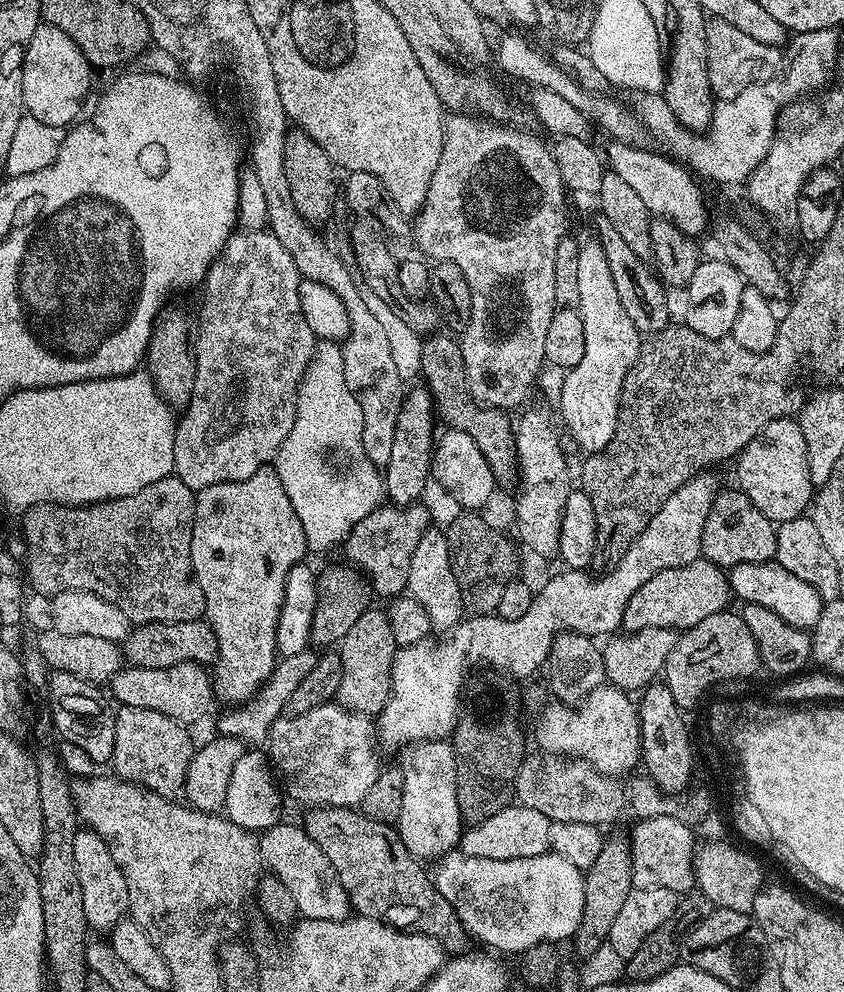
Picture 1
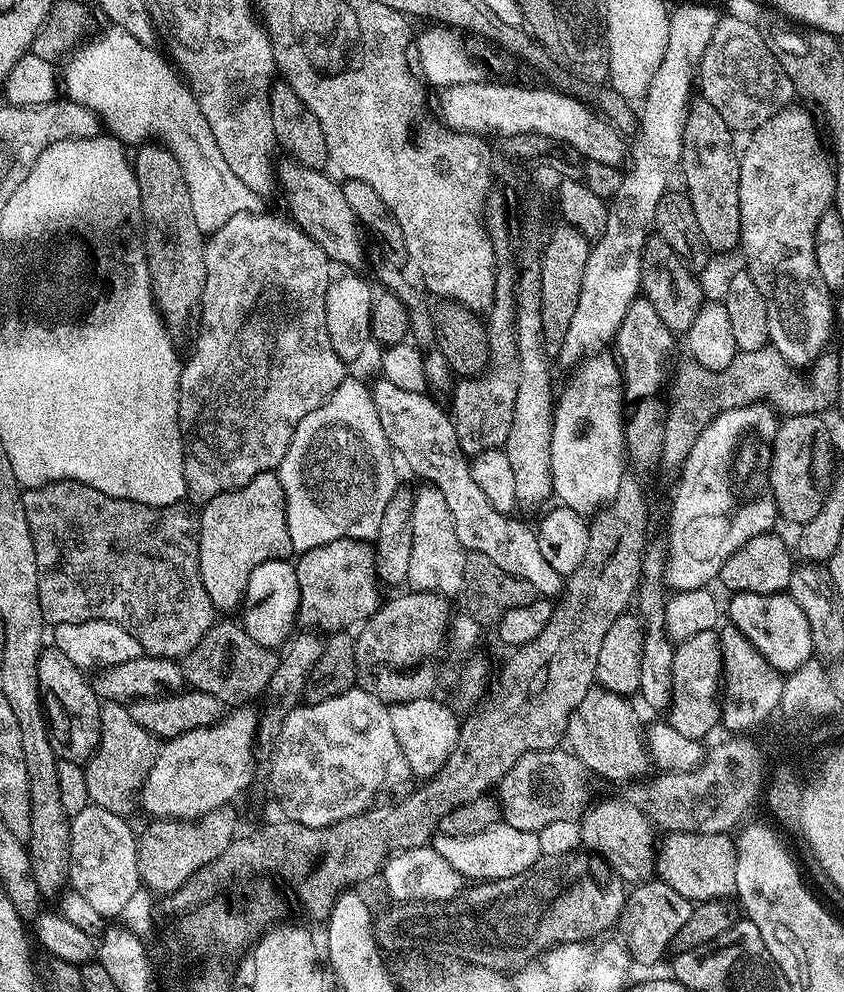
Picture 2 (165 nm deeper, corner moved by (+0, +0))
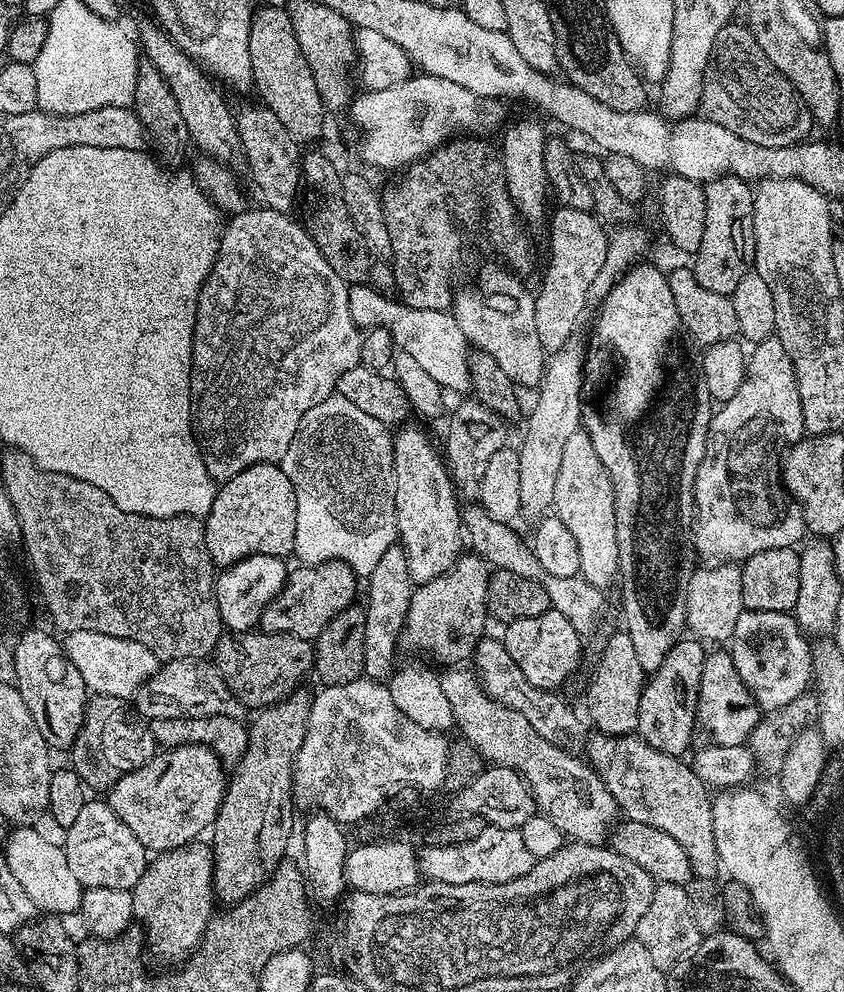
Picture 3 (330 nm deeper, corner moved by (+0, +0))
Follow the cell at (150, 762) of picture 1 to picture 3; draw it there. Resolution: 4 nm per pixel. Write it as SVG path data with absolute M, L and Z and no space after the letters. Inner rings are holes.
M93 695L88 701L88 713L84 715L84 728L80 732L80 739L75 740L70 749L70 767L80 775L85 789L112 789L120 778L150 762L158 752L151 727L131 711L128 713L124 707L125 705L113 696Z

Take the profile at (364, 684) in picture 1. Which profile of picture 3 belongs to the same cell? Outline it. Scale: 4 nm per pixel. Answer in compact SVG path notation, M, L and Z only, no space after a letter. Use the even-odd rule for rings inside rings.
M475 554L461 555L460 559L448 572L442 573L425 584L415 585L412 589L410 606L404 619L404 630L402 633L402 644L412 652L429 652L437 656L444 666L460 666L473 659L478 642L484 639L486 629L490 624L487 612L487 584L490 575L490 565L487 560Z

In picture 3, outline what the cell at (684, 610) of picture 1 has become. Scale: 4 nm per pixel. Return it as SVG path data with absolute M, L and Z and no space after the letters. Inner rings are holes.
M619 630L604 644L600 652L600 661L592 672L592 681L588 684L588 712L592 715L595 731L605 732L607 736L625 736L636 732L638 718L638 702L644 693L646 674L642 666L638 666L638 657L634 654L634 646L630 642L627 631Z

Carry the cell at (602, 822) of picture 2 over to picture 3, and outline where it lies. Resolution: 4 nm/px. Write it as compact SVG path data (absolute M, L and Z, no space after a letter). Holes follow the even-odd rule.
M452 666L445 671L449 671L448 673L440 676L442 691L446 693L446 699L450 702L455 731L458 730L464 735L463 743L471 746L479 754L481 761L492 766L512 768L517 772L527 782L532 797L536 799L537 809L543 815L550 817L554 826L558 826L569 841L577 844L603 845L609 839L610 829L618 816L618 809L615 798L602 782L600 775L581 757L580 761L578 757L571 756L567 752L569 750L567 747L546 742L546 738L542 738L538 730L534 730L530 722L522 718L520 711L516 708L507 708L502 702L488 696L478 683L477 677L469 669L468 673L466 669L464 666Z

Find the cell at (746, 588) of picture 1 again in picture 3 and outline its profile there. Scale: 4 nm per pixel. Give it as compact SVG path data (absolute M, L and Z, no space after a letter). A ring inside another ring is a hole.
M745 610L738 618L730 651L742 682L752 689L752 697L765 713L787 708L790 702L801 699L813 683L810 640L801 632L795 615L770 610Z

